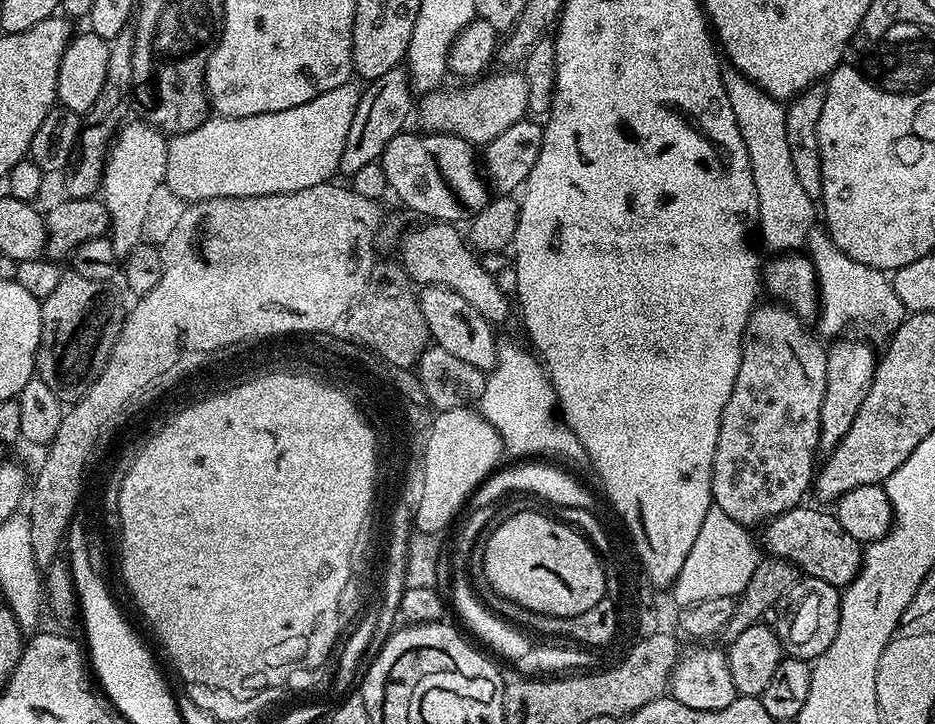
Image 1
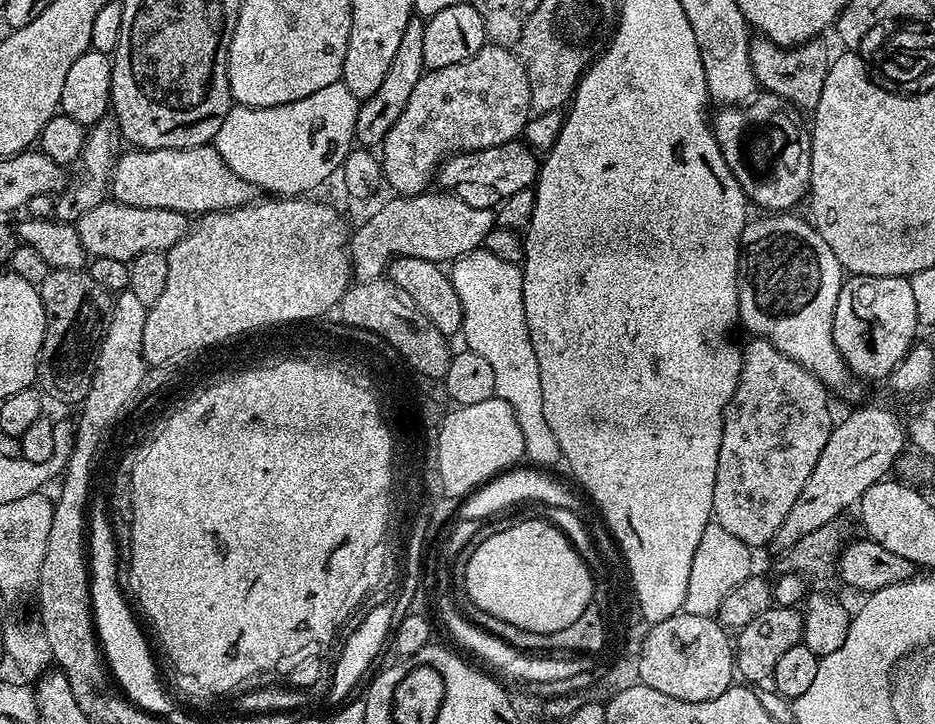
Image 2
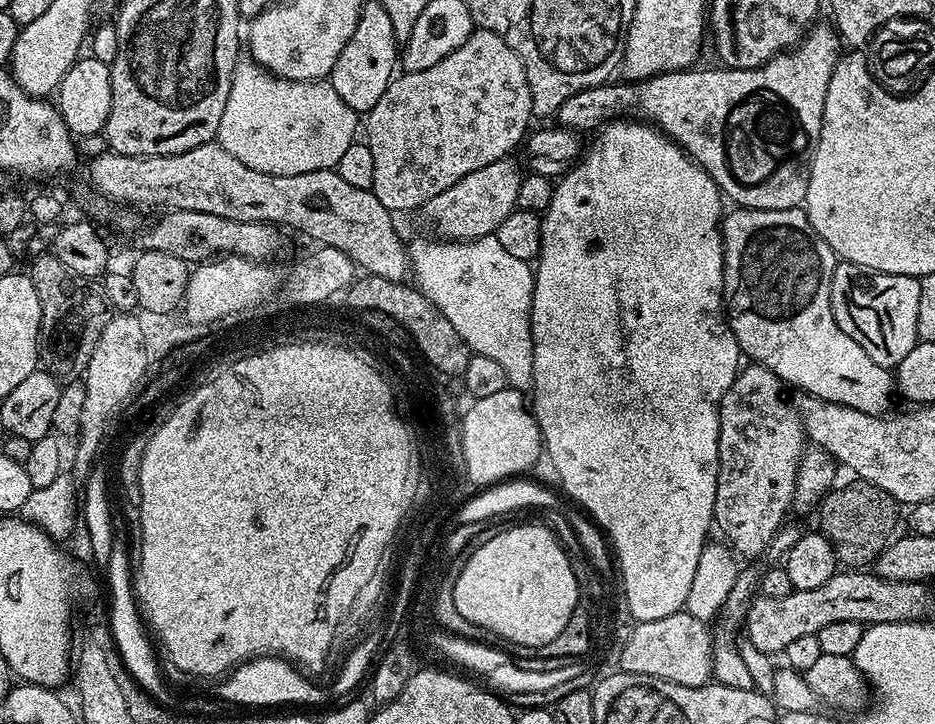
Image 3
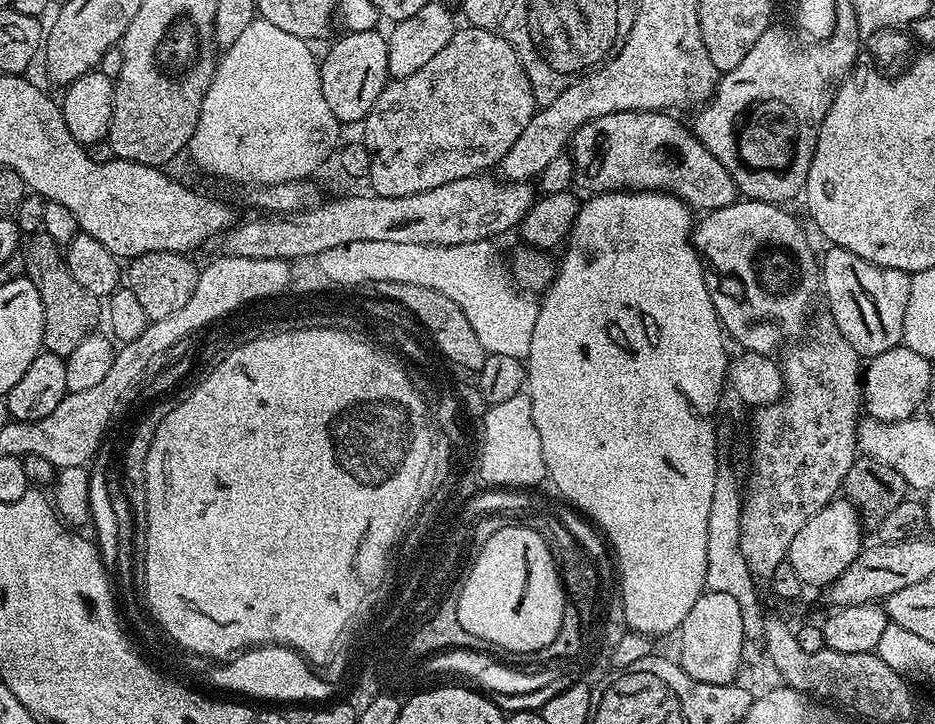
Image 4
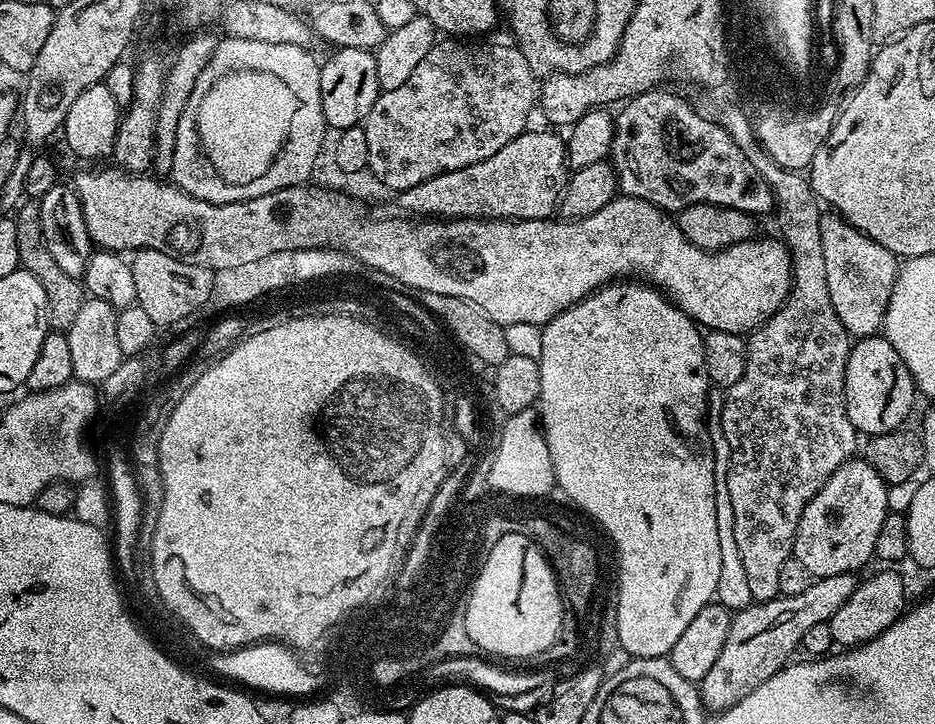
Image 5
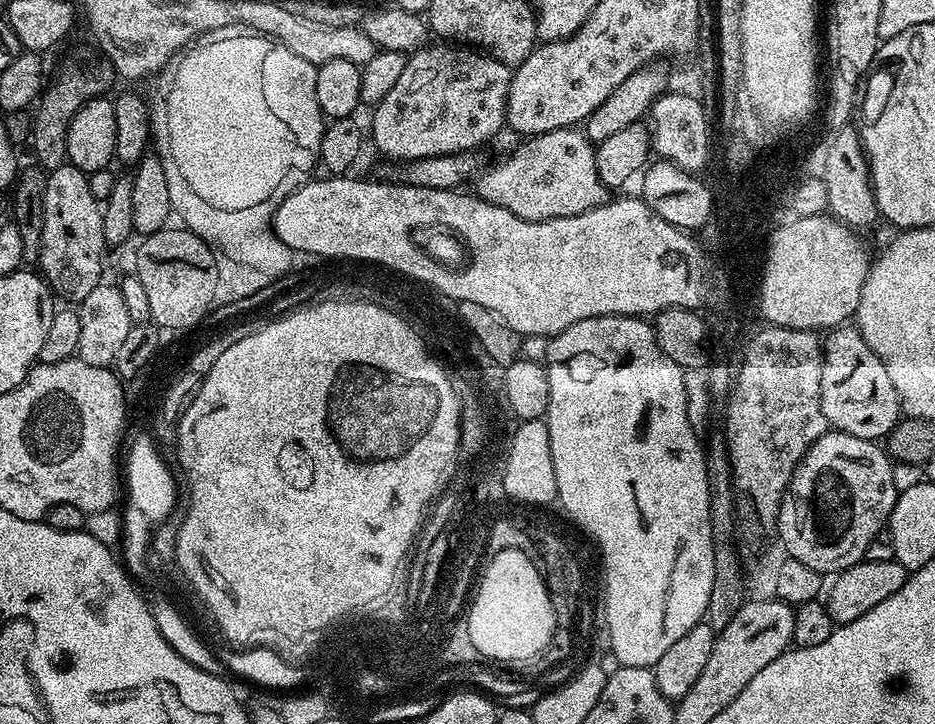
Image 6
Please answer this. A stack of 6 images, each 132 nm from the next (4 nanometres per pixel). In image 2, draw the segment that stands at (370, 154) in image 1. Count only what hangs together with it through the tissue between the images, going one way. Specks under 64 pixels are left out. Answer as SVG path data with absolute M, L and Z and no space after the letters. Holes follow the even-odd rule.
M423 19L409 20L406 31L398 41L398 51L394 54L394 62L390 62L390 70L386 70L386 78L382 78L382 86L378 86L378 90L374 90L374 94L370 94L361 103L358 110L355 139L355 143L359 147L372 150L383 145L390 126L394 126L394 122L398 120L398 114L402 114L402 110L406 110L406 101L410 99L414 86L418 86L418 82L424 77L426 71L422 58L424 25Z

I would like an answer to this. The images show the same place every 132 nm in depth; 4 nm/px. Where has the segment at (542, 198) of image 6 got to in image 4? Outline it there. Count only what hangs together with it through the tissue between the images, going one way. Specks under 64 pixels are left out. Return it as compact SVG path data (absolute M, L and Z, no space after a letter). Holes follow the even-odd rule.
M492 174L467 176L446 186L434 186L434 190L422 190L422 194L410 194L402 198L386 198L375 194L368 196L344 196L341 200L322 202L317 208L291 214L260 214L257 220L233 223L219 237L219 251L225 256L238 258L266 258L267 260L302 260L307 256L322 254L334 246L346 246L346 242L373 240L374 242L414 242L430 246L458 246L479 240L492 240L520 224L534 201L533 185L528 182L509 182Z

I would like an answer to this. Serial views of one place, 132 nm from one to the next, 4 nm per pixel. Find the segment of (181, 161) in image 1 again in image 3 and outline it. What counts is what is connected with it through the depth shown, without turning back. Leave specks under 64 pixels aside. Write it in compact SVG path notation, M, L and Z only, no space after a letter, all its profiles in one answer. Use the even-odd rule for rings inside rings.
M244 58L237 63L232 75L230 96L226 98L226 110L222 110L222 122L216 131L216 140L227 152L234 154L234 158L238 158L238 162L244 163L245 166L250 166L250 170L262 170L262 174L310 174L310 170L335 169L338 158L342 158L342 154L346 154L346 149L357 139L358 124L356 128L356 120L358 120L357 112L350 106L346 106L346 102L342 102L342 98L338 98L338 90L334 90L334 86L327 79L287 80L266 71L255 60Z

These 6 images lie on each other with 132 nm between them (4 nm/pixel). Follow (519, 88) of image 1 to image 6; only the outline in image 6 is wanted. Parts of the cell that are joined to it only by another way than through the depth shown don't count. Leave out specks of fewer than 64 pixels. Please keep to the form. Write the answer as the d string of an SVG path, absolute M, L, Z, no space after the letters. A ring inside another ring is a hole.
M440 46L444 48L425 47L419 52L411 53L406 62L406 70L402 70L402 75L398 78L398 83L390 90L390 94L386 94L386 98L382 98L382 102L378 102L371 109L372 112L372 132L370 128L370 140L376 143L376 148L384 156L389 156L392 160L404 160L403 162L411 162L421 160L422 158L434 158L435 156L449 156L450 154L458 154L459 152L477 151L479 144L484 144L487 140L492 140L500 131L505 131L506 121L508 119L508 91L512 85L513 69L502 63L501 60L495 60L494 57L487 55L479 50L473 50L468 46Z

